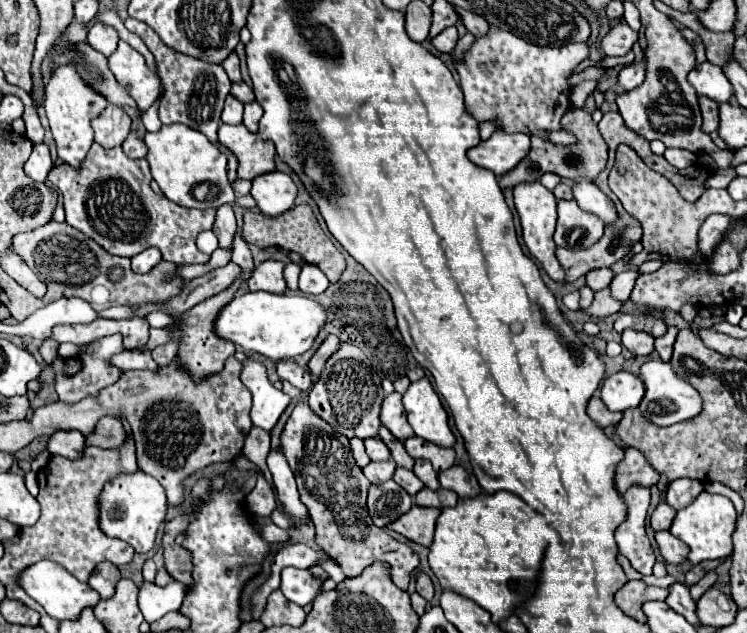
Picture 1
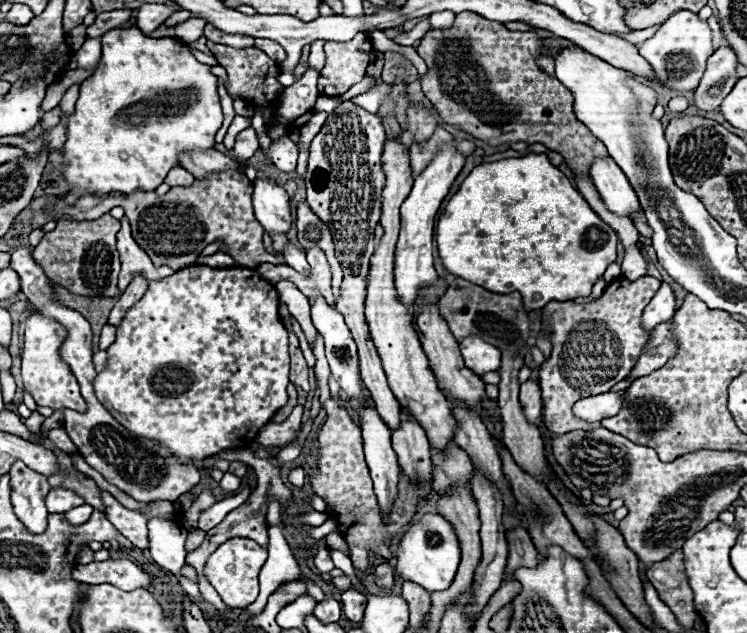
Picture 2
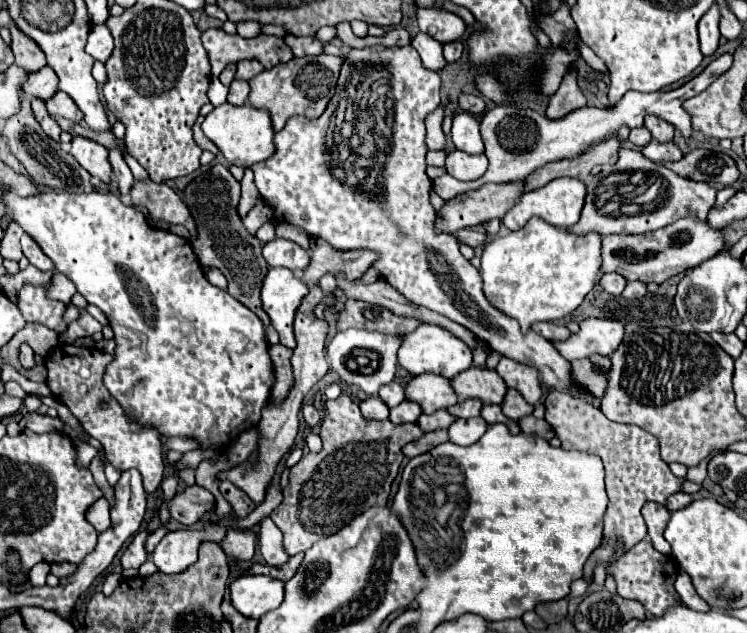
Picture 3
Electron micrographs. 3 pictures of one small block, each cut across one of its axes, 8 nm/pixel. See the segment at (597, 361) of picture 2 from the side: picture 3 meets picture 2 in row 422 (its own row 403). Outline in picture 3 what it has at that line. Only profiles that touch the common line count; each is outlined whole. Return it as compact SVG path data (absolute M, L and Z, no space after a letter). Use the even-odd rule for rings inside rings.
M552 390L546 398L546 420L552 424L556 436L562 442L562 448L566 450L584 450L592 452L602 458L604 470L606 470L606 492L608 492L608 508L604 516L604 536L610 538L610 544L606 548L594 550L590 560L584 566L584 578L592 582L592 570L596 562L608 562L614 554L614 542L616 538L622 538L626 548L632 548L646 536L646 524L640 514L642 506L646 502L664 502L670 494L680 490L682 478L676 478L668 464L660 458L660 446L658 440L630 424L618 424L608 420L598 406Z

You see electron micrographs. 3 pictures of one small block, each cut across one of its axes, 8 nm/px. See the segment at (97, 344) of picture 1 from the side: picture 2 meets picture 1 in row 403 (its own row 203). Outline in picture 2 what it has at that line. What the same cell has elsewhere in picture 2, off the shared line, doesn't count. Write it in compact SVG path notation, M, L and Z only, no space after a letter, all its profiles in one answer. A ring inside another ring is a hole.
M136 26L106 32L102 36L102 60L96 72L80 84L76 110L66 120L62 176L68 182L68 192L64 202L76 204L86 194L150 192L164 182L172 168L180 166L180 154L214 148L214 136L222 126L224 114L220 108L218 78L210 70L212 66L198 62L188 44L178 38L148 38Z

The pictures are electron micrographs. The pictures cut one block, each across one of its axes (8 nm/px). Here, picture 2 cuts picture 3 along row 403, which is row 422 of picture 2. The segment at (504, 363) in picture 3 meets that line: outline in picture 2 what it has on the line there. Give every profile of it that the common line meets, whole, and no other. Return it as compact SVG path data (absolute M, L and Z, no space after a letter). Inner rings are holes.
M528 380L520 386L520 406L526 414L526 420L530 424L536 424L542 414L542 396L540 396L540 386L536 382Z

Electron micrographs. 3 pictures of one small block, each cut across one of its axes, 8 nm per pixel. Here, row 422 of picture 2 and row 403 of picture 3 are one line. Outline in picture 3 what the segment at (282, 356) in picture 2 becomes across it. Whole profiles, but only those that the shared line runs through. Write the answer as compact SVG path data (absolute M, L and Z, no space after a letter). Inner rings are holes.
M8 192L4 196L6 206L10 208L10 216L12 220L16 220L26 234L30 234L38 246L50 256L50 260L54 262L56 270L62 272L64 276L68 276L70 282L74 282L76 290L94 306L98 306L100 310L104 310L112 330L114 330L114 340L116 340L116 352L114 352L114 360L112 364L106 368L104 374L104 384L110 390L110 394L122 404L122 408L138 422L138 424L150 424L154 428L158 428L162 434L166 436L194 436L202 448L204 446L216 446L216 448L224 448L228 446L234 438L238 438L242 434L244 428L254 426L260 420L260 412L262 408L268 404L270 400L270 386L274 382L274 372L270 366L270 354L268 354L268 342L264 338L264 326L260 322L260 318L248 310L244 304L240 304L236 298L232 298L226 290L214 288L204 272L202 266L198 262L198 258L192 252L192 246L188 240L162 230L162 228L154 228L148 224L148 220L144 218L142 212L134 210L132 206L124 206L120 202L118 196L114 194L98 194L98 192L90 192L90 194L70 194L70 192L42 192L30 198L20 198L14 192Z

